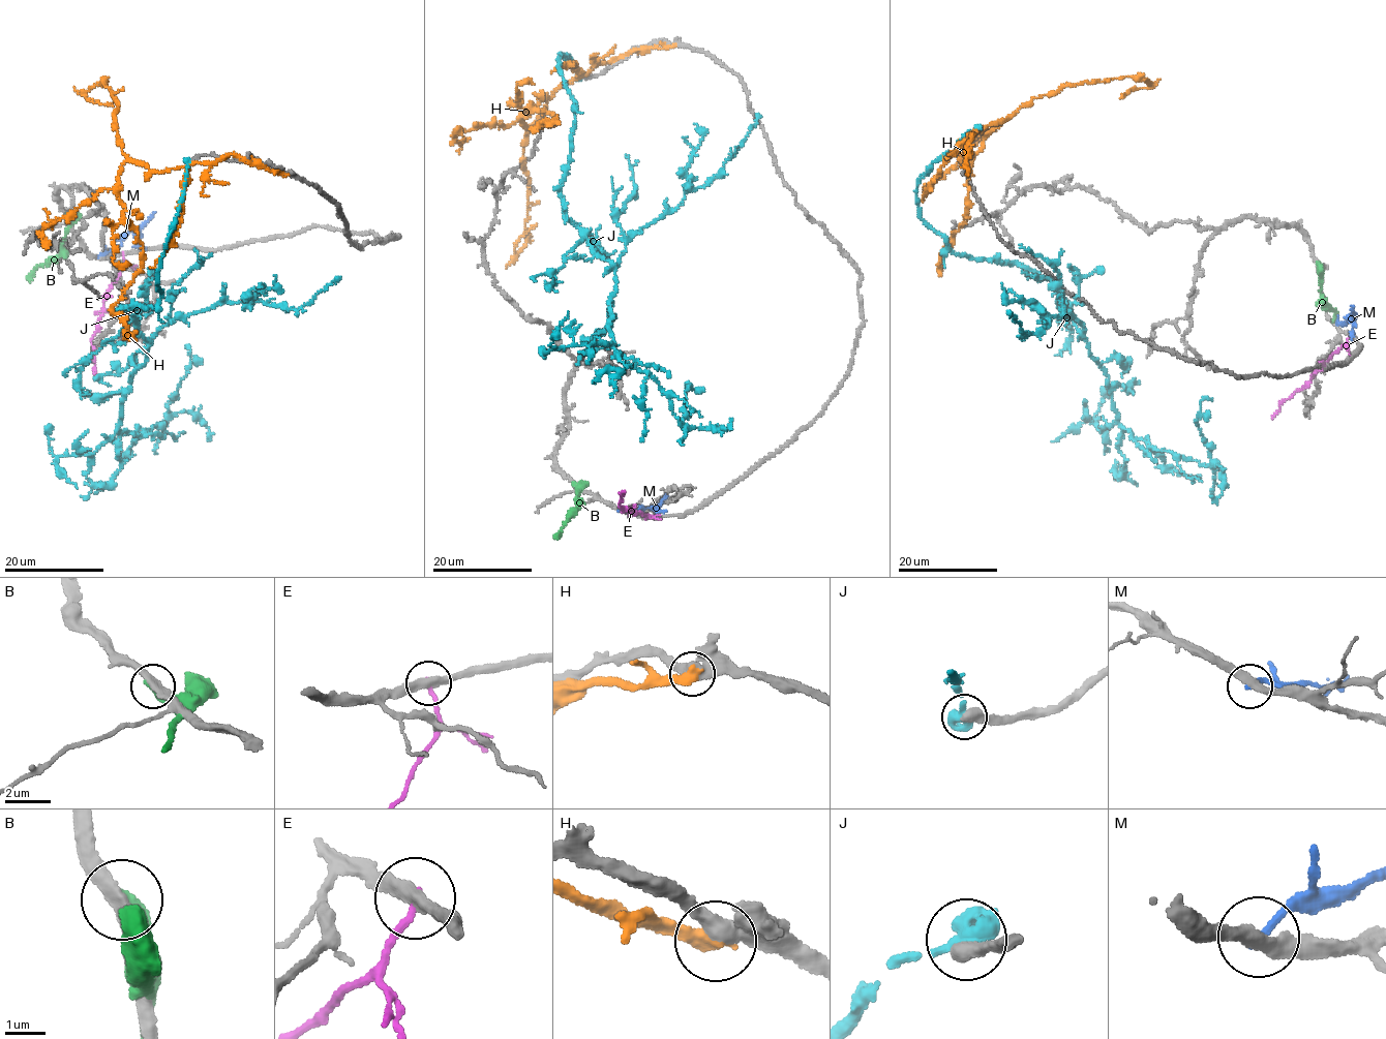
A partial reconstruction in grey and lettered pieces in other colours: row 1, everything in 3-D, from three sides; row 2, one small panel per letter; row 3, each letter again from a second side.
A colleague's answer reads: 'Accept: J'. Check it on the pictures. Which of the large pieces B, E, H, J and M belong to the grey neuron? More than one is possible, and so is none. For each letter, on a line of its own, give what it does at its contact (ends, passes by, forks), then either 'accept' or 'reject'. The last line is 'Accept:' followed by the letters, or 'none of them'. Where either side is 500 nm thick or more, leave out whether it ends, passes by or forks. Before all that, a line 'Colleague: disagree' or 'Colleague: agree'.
Colleague: disagree
B: it ends | reject
E: it ends | reject
H: it ends | reject
J: reject
M: it ends | reject
Accept: none of them

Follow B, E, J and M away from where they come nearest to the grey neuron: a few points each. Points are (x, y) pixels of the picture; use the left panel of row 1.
B: (66, 214), (69, 226), (62, 242), (61, 252), (36, 268), (28, 281)
E: (122, 254), (124, 265), (103, 298), (97, 327), (91, 339), (94, 375)
J: (187, 162), (161, 300), (119, 308), (149, 342), (118, 429), (162, 423), (191, 363), (185, 347)
M: (98, 257), (118, 247), (127, 233), (136, 232), (154, 211)

